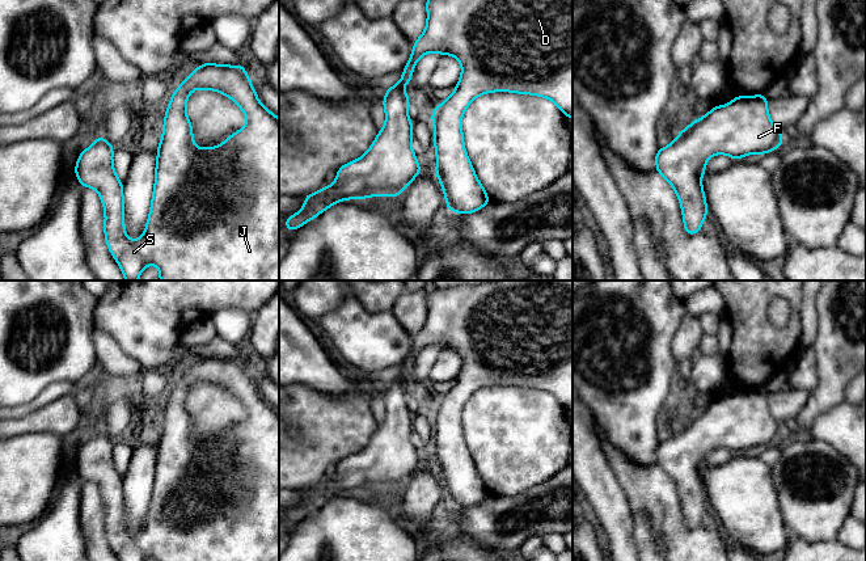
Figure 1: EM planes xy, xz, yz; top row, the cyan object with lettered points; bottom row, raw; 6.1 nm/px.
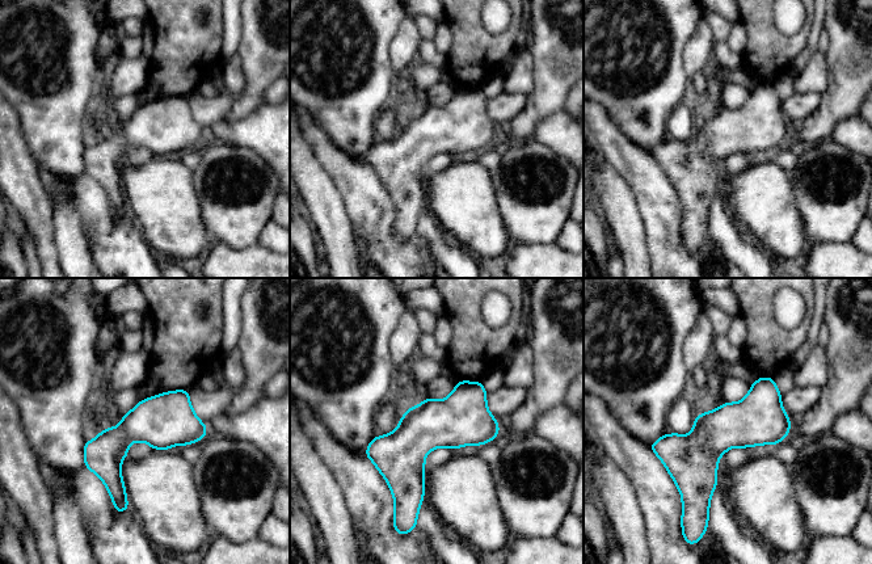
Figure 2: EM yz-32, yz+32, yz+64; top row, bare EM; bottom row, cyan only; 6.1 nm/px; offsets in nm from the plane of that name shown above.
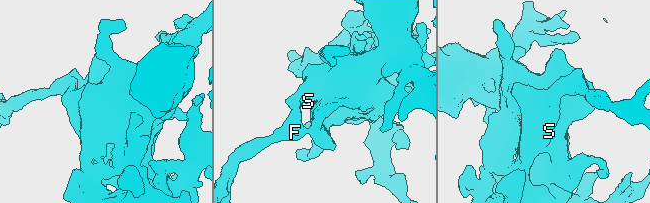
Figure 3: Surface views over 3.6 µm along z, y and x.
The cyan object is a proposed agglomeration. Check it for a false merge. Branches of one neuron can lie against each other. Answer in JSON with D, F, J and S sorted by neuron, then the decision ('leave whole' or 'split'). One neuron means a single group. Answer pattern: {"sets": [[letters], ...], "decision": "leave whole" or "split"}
{"sets": [["D", "F", "J", "S"]], "decision": "leave whole"}

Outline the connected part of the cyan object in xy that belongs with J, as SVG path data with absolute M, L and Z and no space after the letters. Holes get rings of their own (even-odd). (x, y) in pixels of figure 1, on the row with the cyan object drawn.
M204 62L200 67L195 68L173 92L164 117L161 142L157 147L155 190L152 194L151 211L148 215L145 232L140 239L134 241L131 241L124 232L123 182L118 180L114 170L113 151L114 145L98 134L96 142L80 153L75 166L75 173L83 187L93 187L98 191L105 210L105 240L126 280L138 280L143 269L151 263L159 267L160 280L279 280L279 118L259 102L244 66L211 64ZM194 89L216 90L232 98L248 118L246 125L233 135L228 136L220 147L207 147L204 149L199 149L193 140L193 126L186 114L186 104L189 94Z

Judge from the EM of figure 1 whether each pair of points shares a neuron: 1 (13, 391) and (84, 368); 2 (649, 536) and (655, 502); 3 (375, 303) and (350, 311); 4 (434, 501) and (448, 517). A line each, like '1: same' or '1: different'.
1: same
2: different
3: different
4: different

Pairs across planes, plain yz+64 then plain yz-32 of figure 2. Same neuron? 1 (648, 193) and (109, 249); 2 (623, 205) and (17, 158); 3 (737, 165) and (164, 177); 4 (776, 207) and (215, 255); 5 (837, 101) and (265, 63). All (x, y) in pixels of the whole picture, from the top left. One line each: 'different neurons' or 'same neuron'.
1: same neuron
2: same neuron
3: different neurons
4: different neurons
5: same neuron

